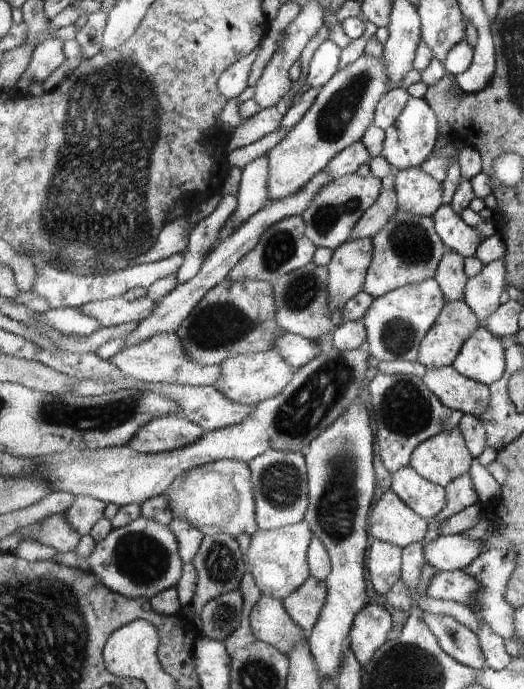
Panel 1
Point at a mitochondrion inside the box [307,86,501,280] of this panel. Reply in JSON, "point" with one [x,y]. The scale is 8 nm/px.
{"point":[408,239]}

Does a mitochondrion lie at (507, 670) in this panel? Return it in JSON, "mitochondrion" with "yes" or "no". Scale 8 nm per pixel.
{"mitochondrion":"no"}

